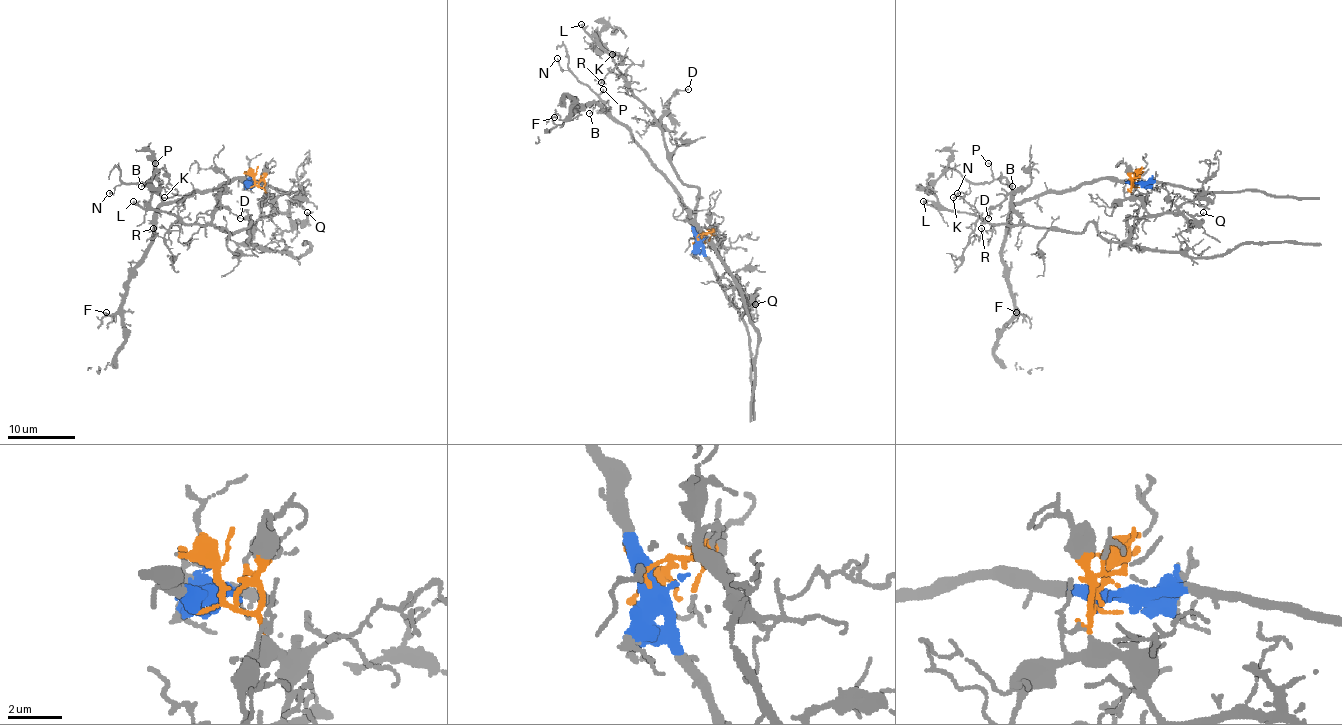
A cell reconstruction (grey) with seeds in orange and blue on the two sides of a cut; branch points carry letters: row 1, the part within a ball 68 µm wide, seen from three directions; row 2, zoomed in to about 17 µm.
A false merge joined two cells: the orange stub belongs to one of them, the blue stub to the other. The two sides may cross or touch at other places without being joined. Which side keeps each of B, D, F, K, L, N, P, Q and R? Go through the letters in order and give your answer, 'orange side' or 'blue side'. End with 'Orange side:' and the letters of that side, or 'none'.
B: blue side
D: orange side
F: blue side
K: orange side
L: orange side
N: blue side
P: blue side
Q: orange side
R: orange side
Orange side: D, K, L, Q, R

